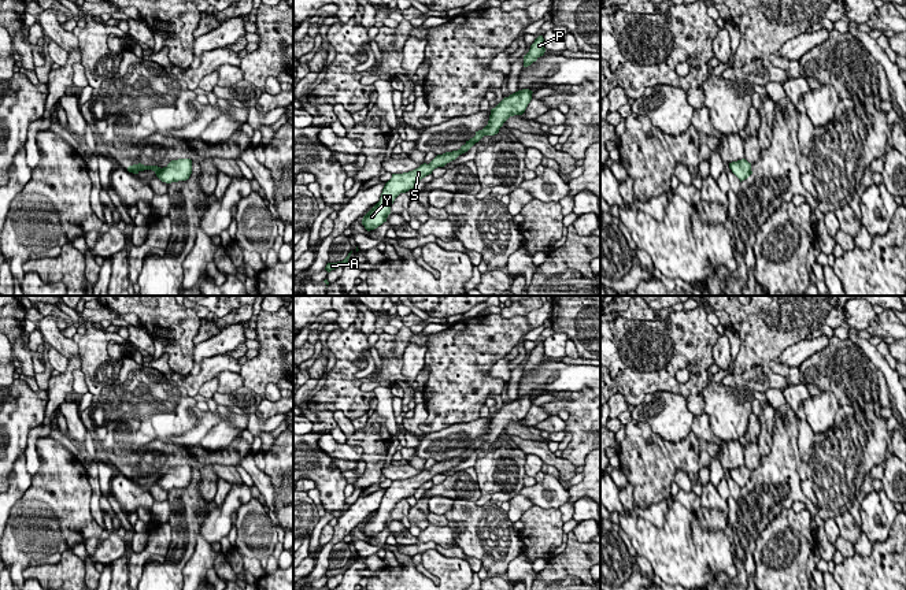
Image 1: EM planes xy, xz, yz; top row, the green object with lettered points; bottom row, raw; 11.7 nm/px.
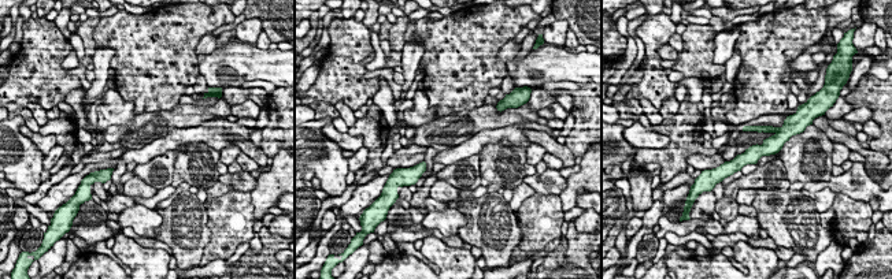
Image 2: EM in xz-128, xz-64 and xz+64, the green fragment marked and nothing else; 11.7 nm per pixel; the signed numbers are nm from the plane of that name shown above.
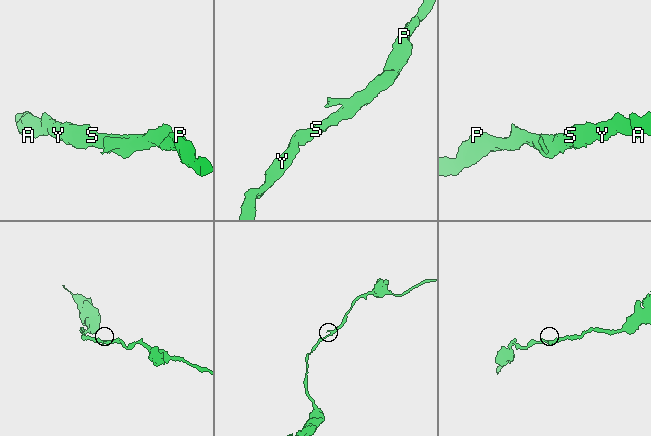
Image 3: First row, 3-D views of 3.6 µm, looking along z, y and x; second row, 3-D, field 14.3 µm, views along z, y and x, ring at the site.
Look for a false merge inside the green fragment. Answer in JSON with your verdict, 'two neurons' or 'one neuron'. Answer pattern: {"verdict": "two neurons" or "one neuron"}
{"verdict": "one neuron"}

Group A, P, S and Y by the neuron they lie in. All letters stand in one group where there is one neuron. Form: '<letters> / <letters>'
A P S Y

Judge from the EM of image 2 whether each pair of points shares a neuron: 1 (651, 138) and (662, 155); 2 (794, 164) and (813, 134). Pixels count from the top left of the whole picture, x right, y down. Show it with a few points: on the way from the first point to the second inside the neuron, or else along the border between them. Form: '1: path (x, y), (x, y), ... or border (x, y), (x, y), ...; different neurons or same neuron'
1: border (667, 147), (636, 149); different neurons
2: path (800, 157), (806, 141); same neuron

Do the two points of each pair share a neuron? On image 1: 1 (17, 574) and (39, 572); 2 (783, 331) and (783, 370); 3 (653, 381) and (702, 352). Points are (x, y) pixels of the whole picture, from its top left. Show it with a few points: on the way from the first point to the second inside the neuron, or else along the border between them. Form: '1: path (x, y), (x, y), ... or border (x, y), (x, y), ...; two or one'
1: border (47, 561), (30, 564), (22, 575); two
2: path (775, 341), (775, 360); one
3: path (665, 373), (690, 352); one

